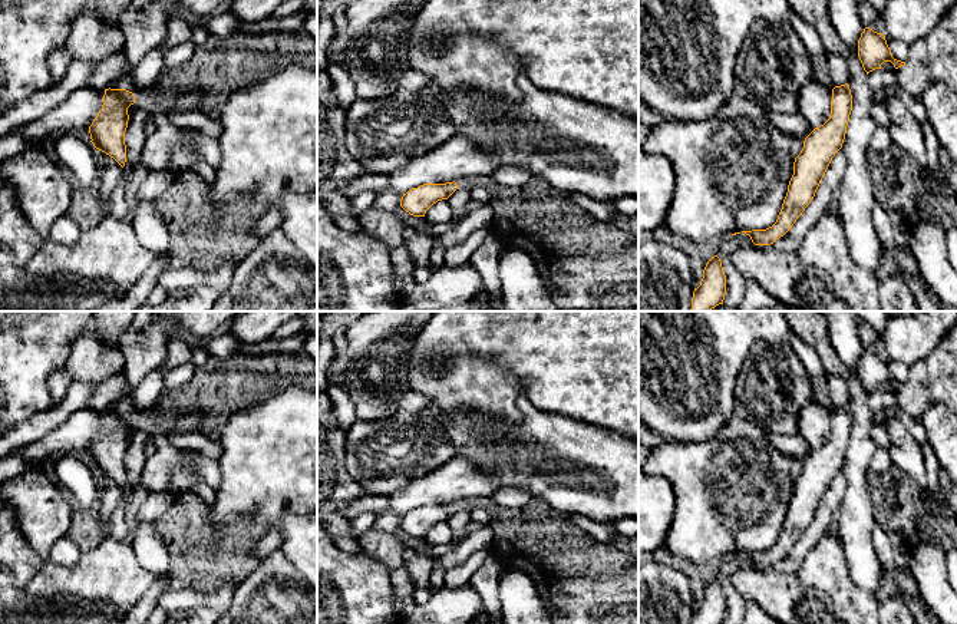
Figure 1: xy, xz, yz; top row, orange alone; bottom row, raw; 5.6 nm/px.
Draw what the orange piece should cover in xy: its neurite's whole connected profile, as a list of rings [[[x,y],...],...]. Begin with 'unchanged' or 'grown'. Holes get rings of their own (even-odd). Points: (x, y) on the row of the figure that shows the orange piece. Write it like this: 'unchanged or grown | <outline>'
unchanged | [[[105,89],[103,105],[89,126],[93,146],[122,168],[126,162],[125,132],[128,128],[128,108],[135,103],[135,96],[126,89]]]

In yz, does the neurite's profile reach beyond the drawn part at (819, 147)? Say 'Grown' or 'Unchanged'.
Unchanged

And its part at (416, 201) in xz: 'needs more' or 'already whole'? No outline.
already whole

